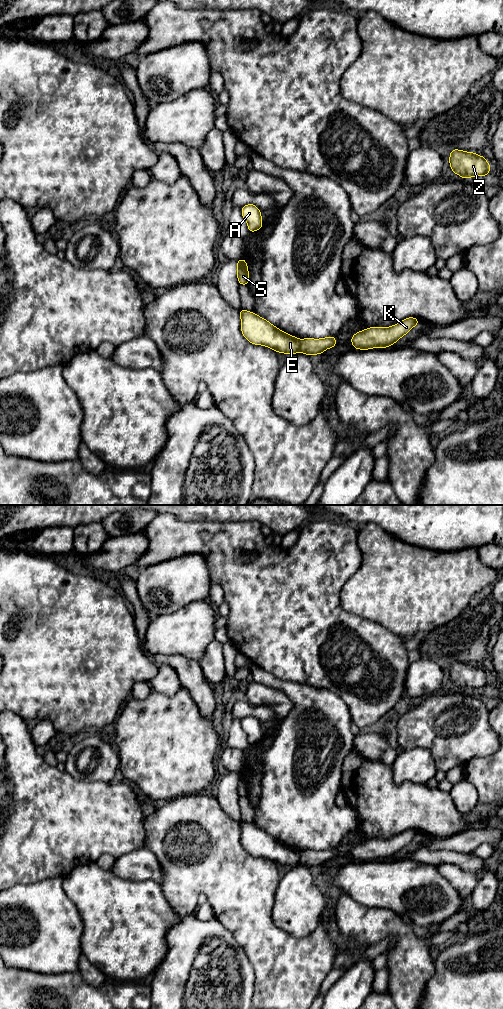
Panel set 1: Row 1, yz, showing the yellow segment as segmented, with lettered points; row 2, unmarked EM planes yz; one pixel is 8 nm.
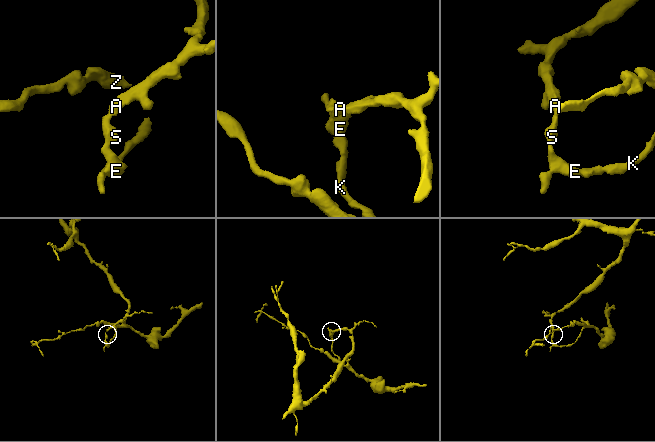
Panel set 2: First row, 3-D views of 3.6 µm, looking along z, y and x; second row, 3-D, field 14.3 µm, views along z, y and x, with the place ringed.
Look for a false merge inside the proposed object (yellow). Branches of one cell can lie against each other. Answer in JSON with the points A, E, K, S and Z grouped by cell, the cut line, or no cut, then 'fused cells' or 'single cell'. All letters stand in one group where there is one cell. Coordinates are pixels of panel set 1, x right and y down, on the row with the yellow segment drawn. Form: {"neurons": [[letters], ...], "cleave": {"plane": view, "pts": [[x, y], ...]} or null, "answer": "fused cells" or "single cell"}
{"neurons": [["A", "E", "S"], ["K", "Z"]], "cleave": {"plane": "yz", "pts": [[299, 340], [300, 351]]}, "answer": "fused cells"}

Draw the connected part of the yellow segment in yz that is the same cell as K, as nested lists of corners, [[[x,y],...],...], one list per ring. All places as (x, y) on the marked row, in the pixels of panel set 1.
[[[408,317],[391,327],[370,327],[355,333],[351,344],[355,349],[386,348],[392,346],[407,334],[415,325],[419,325],[415,317]]]

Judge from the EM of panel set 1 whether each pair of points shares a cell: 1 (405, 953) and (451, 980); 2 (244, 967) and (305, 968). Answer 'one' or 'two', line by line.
1: two
2: two

